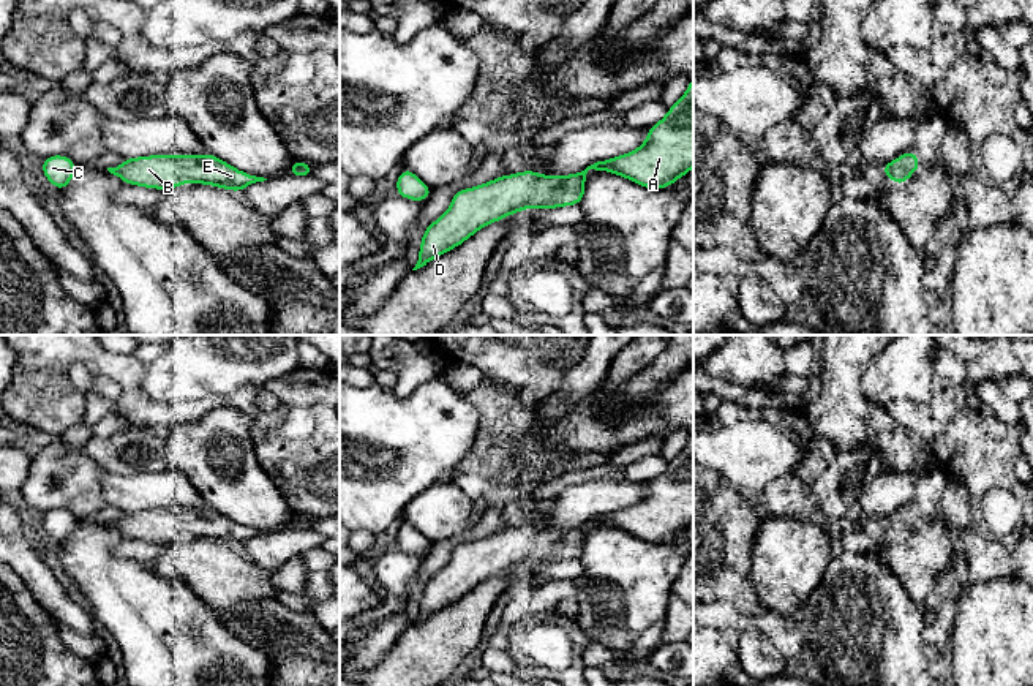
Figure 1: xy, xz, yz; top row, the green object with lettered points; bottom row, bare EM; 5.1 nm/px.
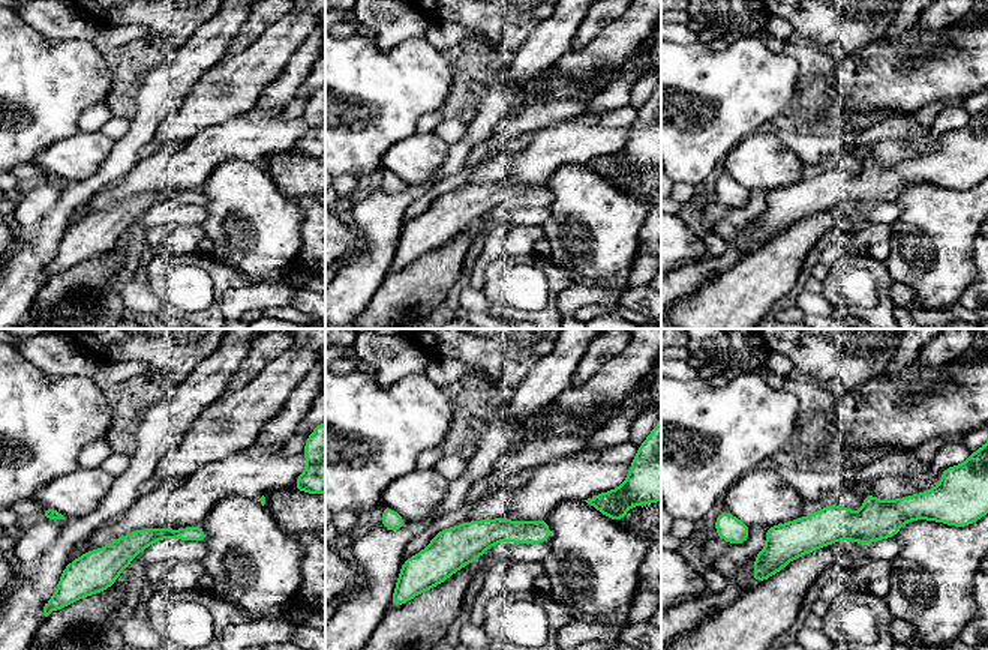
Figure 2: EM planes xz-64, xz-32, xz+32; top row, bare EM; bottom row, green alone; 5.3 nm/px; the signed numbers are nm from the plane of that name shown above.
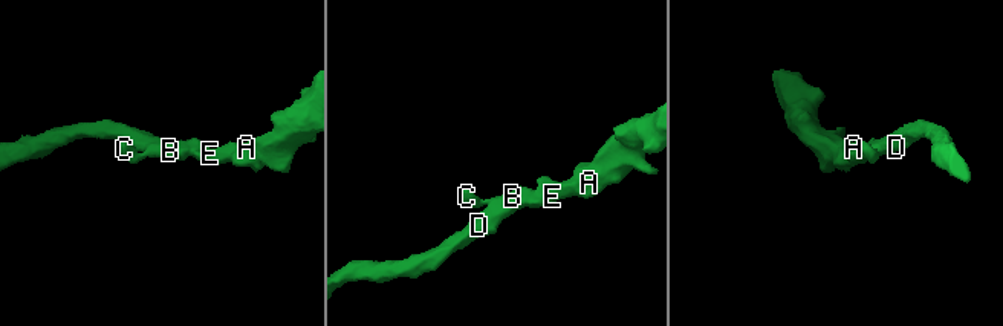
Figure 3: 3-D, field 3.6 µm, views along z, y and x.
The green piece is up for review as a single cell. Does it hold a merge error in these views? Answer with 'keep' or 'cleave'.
keep

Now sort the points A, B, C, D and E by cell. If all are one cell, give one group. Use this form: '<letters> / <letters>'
A B C D E

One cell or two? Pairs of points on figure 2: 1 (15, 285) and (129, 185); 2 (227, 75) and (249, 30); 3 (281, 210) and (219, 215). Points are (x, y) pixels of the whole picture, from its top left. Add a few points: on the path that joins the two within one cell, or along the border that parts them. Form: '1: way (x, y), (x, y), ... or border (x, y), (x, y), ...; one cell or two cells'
1: border (99, 191), (95, 195); two cells
2: border (266, 29), (246, 48), (225, 57); two cells
3: way (266, 210), (234, 207); one cell

